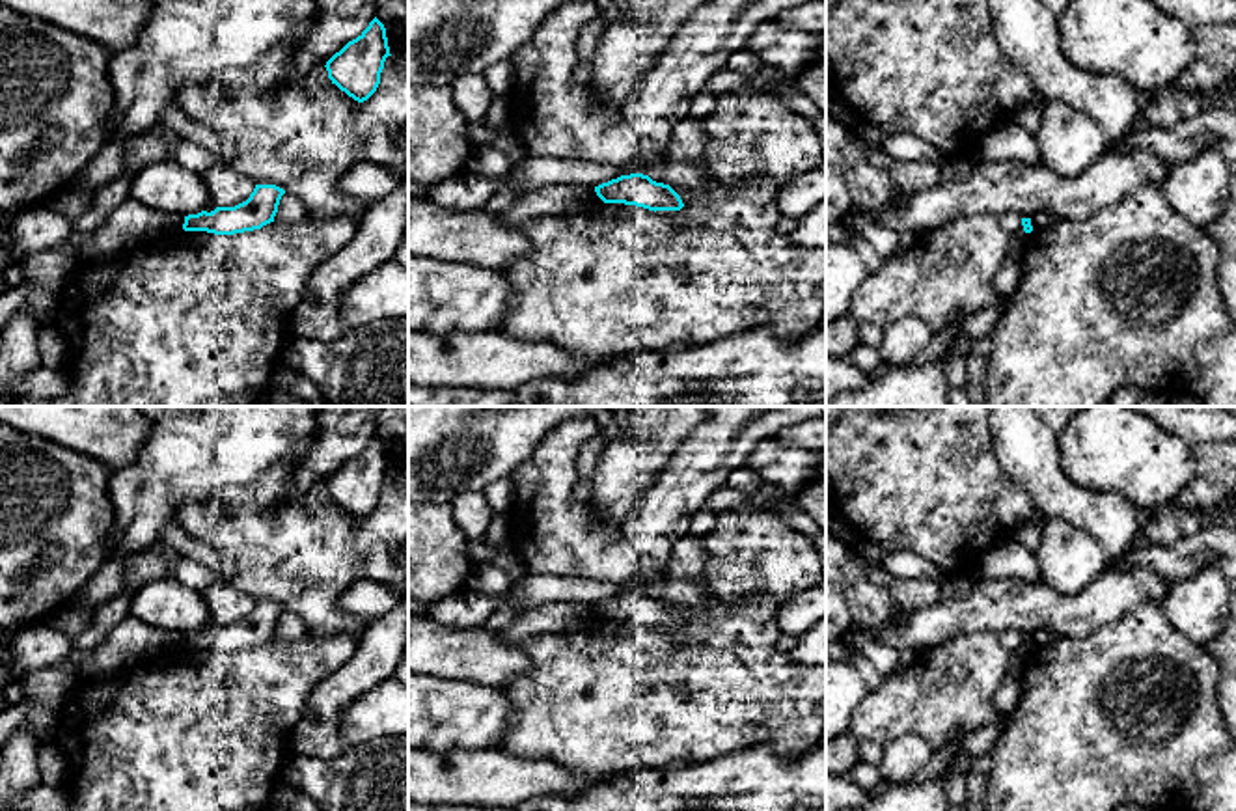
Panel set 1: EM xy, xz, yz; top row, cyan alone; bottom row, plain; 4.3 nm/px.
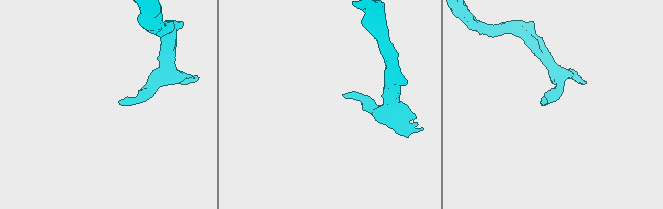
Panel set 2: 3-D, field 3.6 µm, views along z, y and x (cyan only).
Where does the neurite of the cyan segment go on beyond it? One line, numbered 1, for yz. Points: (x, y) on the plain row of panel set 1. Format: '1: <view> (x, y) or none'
1: none

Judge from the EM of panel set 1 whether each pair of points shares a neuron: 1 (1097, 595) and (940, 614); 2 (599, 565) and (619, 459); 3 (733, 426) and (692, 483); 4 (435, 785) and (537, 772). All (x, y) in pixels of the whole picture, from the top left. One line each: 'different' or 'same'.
1: same
2: different
3: same
4: same

